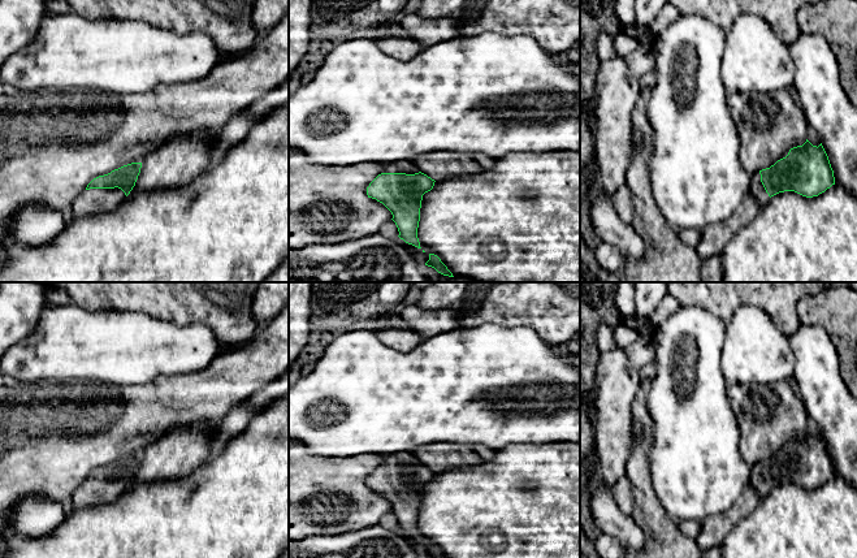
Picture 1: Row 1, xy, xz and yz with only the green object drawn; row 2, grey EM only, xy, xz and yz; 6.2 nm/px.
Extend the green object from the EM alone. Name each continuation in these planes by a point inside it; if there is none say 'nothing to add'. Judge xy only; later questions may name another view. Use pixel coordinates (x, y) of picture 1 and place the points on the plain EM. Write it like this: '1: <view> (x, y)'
1: xy (95, 492)

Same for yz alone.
1: yz (757, 481)

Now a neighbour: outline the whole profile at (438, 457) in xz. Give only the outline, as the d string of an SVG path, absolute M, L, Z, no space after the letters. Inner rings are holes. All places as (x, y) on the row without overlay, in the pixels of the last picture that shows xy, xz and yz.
M433 442L417 447L414 454L421 464L437 473L447 470L473 468L482 462L471 446L453 442Z

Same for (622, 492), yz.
M622 476L610 489L620 511L631 515L635 507L635 501L629 479L627 476Z

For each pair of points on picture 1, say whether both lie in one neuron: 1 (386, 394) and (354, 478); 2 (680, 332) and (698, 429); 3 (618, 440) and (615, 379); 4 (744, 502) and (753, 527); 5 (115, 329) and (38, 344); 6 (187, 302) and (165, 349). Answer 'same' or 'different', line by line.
1: different
2: same
3: same
4: different
5: same
6: different

